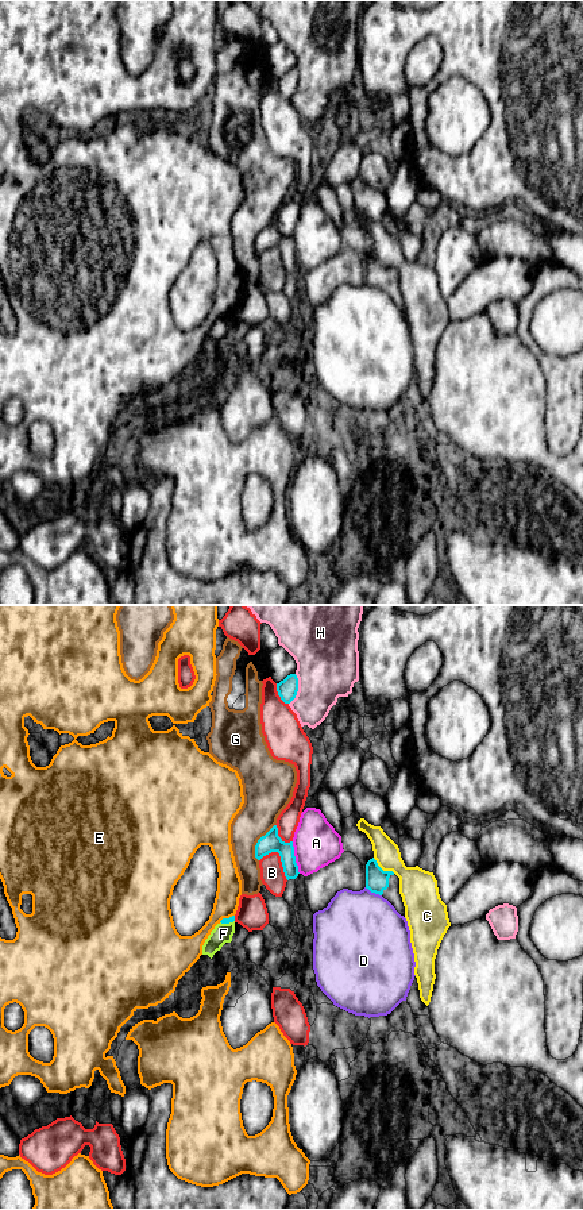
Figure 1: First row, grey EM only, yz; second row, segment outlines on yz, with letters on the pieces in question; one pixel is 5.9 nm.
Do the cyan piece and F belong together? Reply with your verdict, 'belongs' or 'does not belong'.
does not belong

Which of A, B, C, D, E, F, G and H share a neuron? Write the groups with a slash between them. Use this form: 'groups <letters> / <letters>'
groups A / B / C / D / E / F G / H

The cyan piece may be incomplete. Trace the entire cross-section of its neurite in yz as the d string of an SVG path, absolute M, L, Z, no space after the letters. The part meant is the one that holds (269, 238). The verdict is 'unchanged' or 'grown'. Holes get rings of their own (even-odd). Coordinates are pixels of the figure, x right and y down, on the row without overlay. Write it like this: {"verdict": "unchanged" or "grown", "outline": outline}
{"verdict": "unchanged", "outline": "M274 220L265 231L262 231L255 240L255 253L258 255L271 247L279 248L286 274L296 274L300 267L296 258L293 236L285 238L278 231L277 220Z"}

